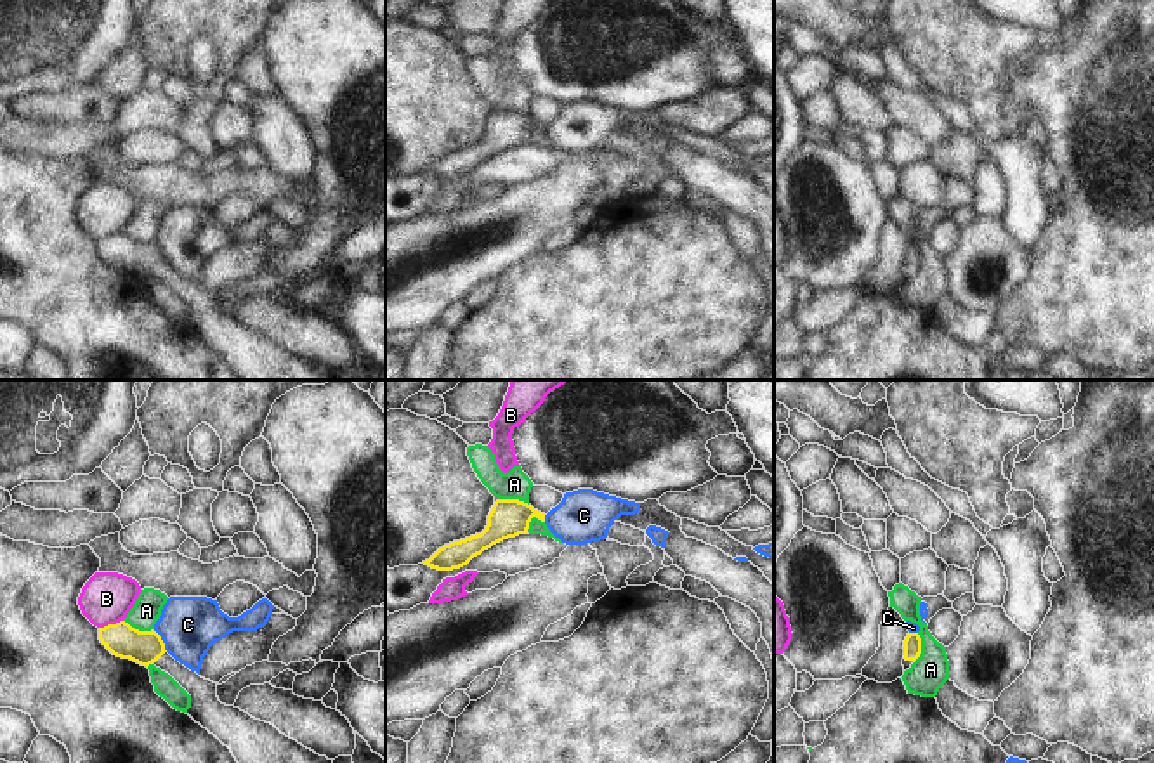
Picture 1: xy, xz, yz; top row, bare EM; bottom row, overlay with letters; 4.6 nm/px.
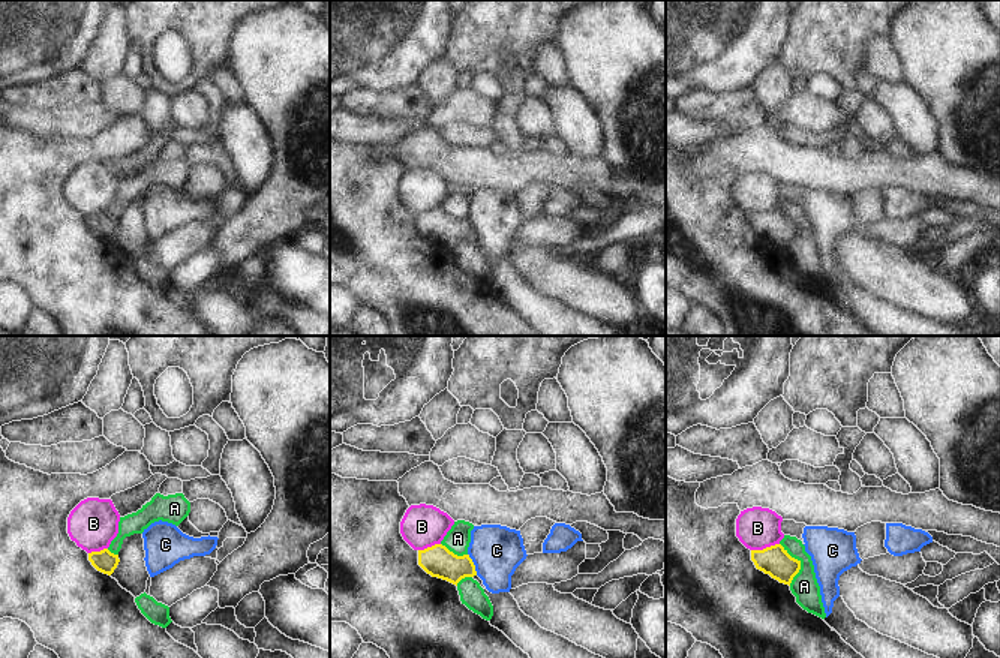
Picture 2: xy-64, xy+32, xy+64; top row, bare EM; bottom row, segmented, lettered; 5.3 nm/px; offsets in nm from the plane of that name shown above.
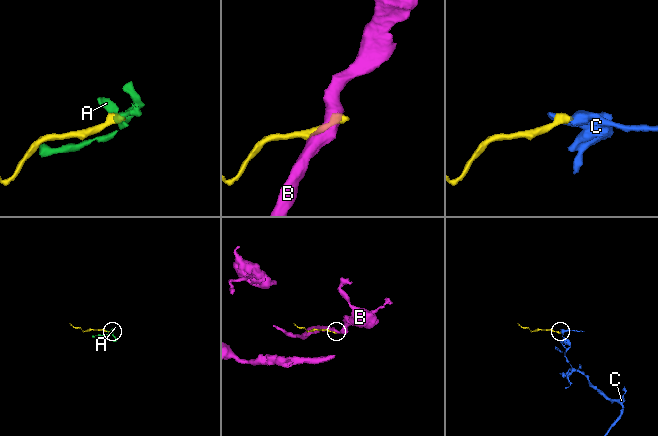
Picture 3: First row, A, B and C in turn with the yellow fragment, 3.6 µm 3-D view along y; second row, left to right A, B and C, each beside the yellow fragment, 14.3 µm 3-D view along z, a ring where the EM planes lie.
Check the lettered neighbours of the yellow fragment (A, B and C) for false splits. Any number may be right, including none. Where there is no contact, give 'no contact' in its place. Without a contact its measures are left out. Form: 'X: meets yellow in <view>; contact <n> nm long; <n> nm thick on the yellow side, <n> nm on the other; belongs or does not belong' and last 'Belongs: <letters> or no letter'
A: meets yellow in xy; contact 150 nm long; 160 nm thick on the yellow side, 140 nm on the other; does not belong
B: meets yellow in xy; contact 120 nm long; 160 nm thick on the yellow side, 240 nm on the other; does not belong
C: meets yellow in xy; contact 120 nm long; 160 nm thick on the yellow side, 280 nm on the other; does not belong
Belongs: no letter

